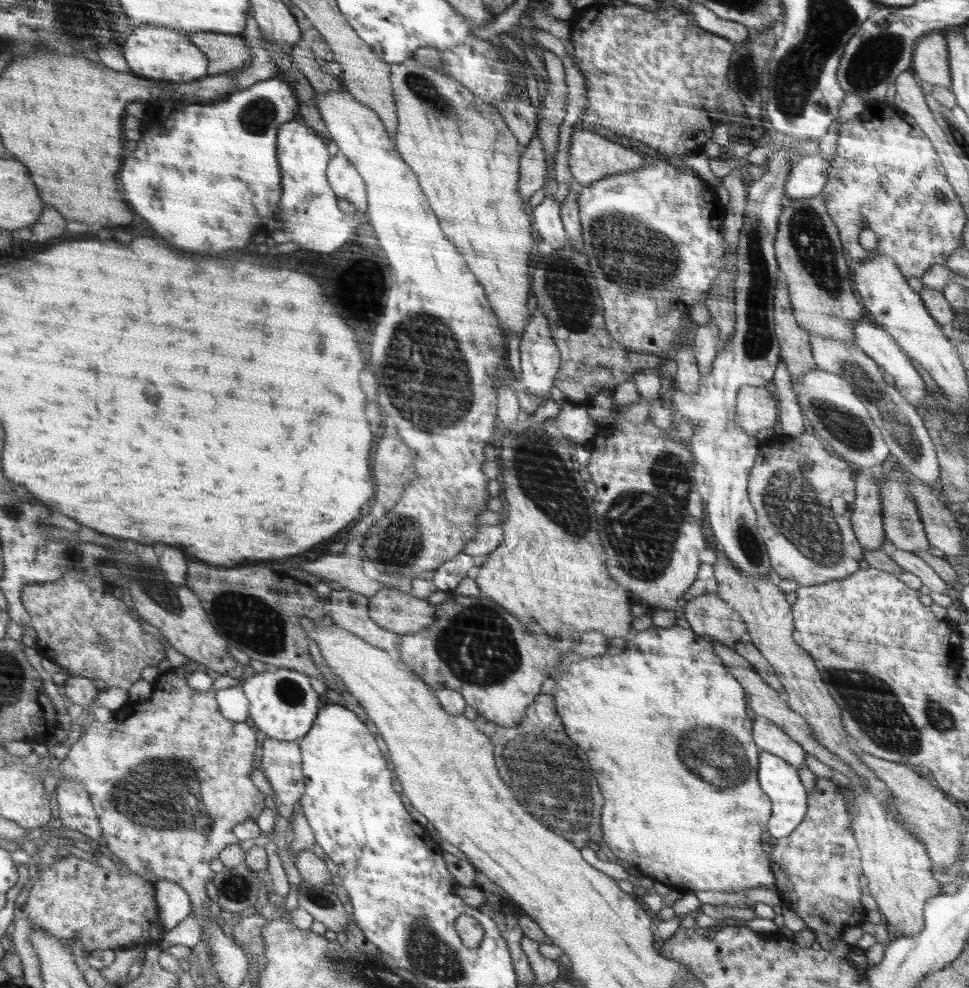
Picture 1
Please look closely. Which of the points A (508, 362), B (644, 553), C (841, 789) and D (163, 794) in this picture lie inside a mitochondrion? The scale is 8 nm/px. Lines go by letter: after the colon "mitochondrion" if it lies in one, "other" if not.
A: other
B: mitochondrion
C: other
D: mitochondrion

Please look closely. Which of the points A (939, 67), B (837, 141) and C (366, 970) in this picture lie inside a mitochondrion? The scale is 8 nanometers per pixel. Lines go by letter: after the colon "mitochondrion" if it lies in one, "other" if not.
A: other
B: other
C: mitochondrion

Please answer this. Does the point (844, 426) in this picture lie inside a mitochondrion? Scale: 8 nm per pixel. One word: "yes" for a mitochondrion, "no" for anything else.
yes

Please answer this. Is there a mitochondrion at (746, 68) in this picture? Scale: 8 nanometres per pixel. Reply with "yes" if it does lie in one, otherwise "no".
yes

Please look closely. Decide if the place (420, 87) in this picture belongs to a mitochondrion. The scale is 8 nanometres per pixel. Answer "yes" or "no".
yes

